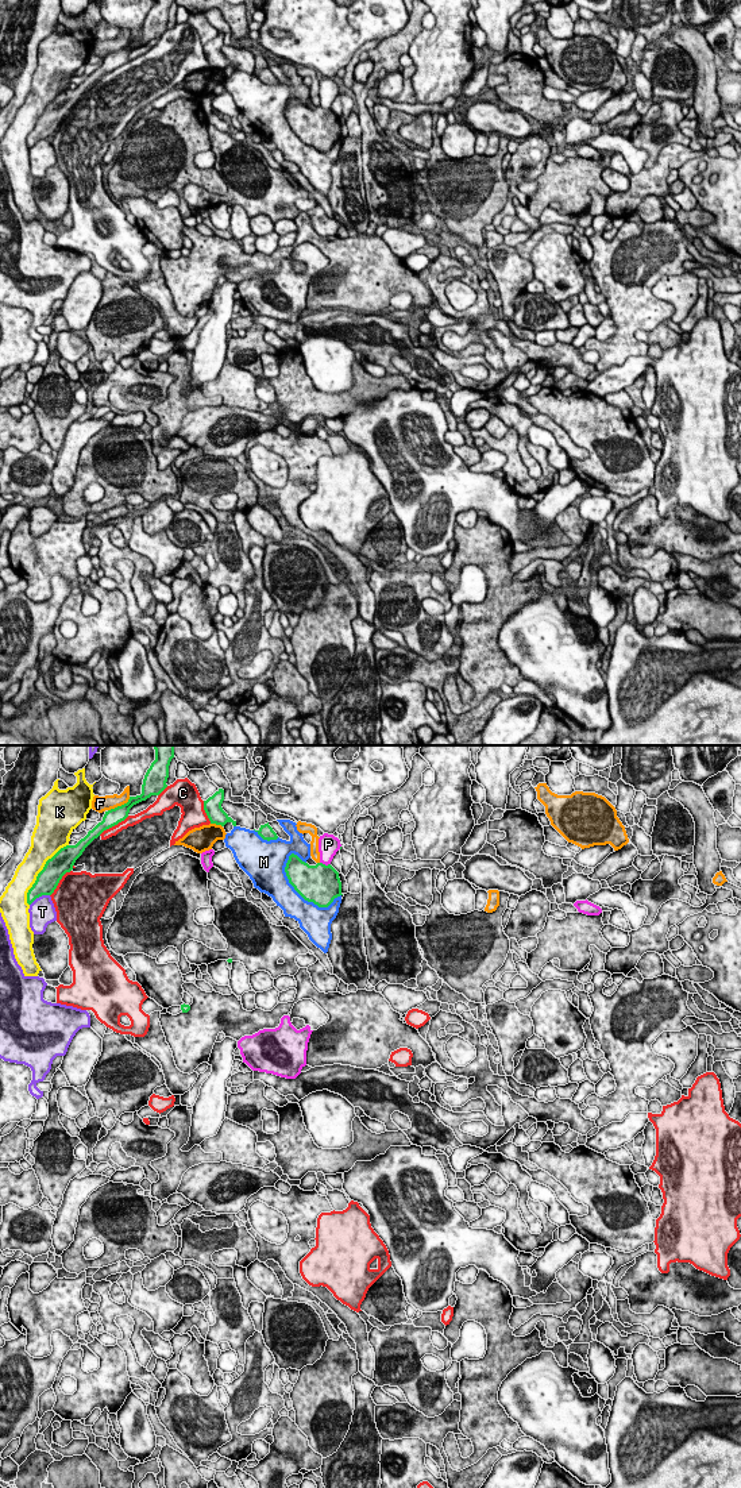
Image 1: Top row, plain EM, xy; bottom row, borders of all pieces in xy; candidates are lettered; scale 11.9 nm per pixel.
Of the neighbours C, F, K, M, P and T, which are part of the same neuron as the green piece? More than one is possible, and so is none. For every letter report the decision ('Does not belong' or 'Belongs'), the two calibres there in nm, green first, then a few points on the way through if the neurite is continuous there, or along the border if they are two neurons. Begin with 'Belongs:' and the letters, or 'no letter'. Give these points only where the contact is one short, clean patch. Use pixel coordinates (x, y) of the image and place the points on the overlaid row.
Belongs: no letter
C: Does not belong. Thickness 200 nm (green) against 130 nm
F: Does not belong. Thickness 200 nm (green) against 190 nm
K: Does not belong. Thickness 280 nm (green) against 280 nm
M: Does not belong. Thickness 460 nm (green) against 300 nm
P: Does not belong. Thickness 460 nm (green) against 240 nm
T: Does not belong. Thickness 280 nm (green) against 320 nm

